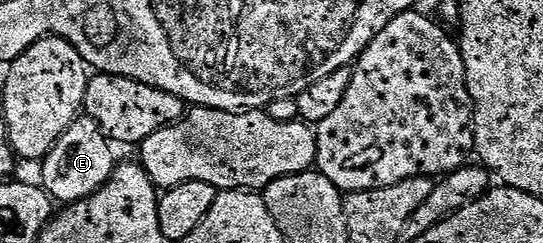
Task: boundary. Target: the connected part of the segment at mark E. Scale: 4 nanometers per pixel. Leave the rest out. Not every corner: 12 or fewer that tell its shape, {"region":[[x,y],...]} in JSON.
{"region":[[85,114],[40,161],[41,187],[63,205],[114,175],[111,141]]}

